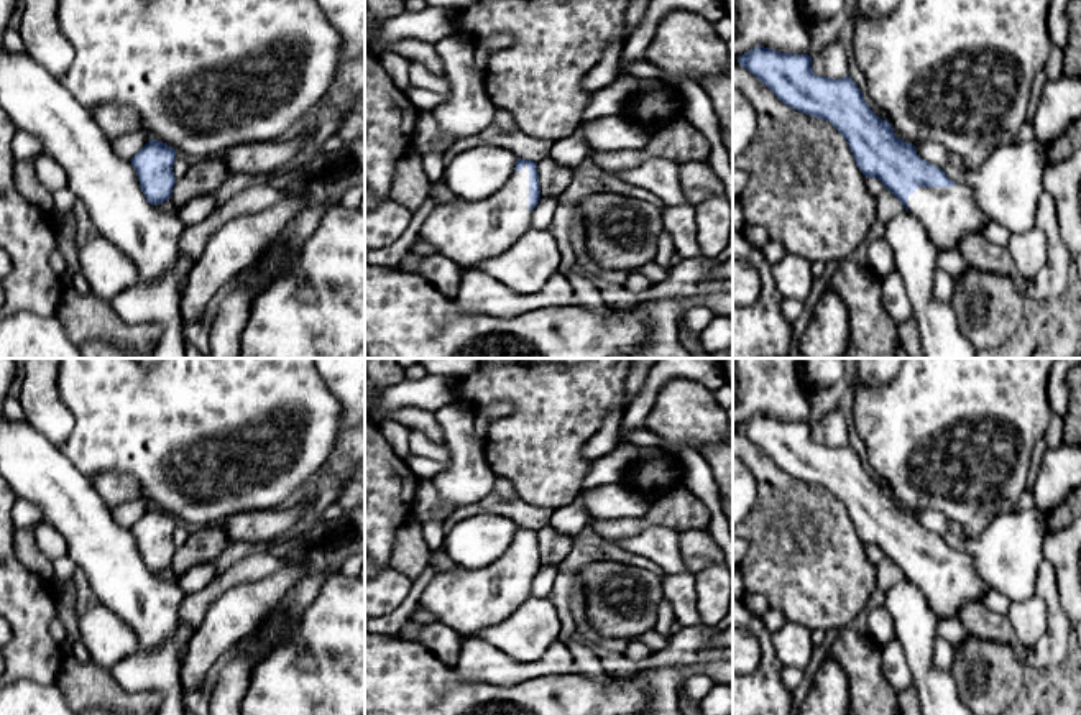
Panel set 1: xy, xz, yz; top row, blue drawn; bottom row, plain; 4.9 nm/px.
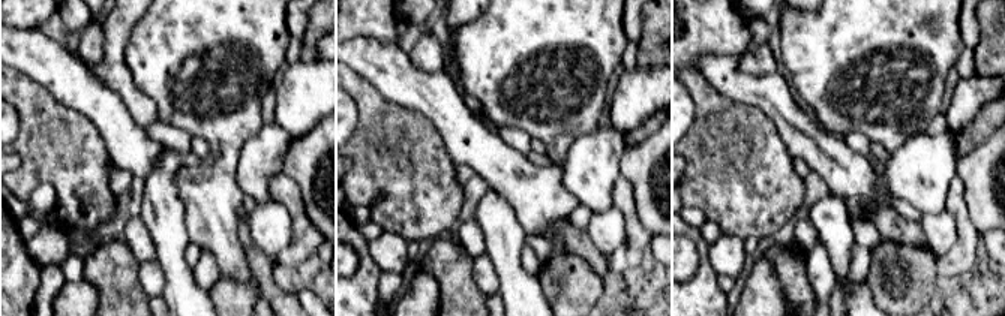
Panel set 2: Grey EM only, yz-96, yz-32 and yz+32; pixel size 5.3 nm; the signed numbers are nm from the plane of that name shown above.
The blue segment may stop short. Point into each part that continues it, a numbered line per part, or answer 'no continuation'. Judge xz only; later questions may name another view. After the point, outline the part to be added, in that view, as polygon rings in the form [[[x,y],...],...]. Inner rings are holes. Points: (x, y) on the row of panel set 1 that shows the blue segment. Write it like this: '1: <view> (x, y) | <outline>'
1: xz (467, 232) | [[[529,168],[514,171],[508,182],[481,201],[453,197],[435,205],[419,230],[419,238],[463,270],[508,251],[529,228]]]

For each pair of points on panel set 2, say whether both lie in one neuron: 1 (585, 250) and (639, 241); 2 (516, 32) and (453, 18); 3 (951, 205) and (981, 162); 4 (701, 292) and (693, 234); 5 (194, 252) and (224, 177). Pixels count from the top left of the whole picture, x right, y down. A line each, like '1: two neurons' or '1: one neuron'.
1: two neurons
2: two neurons
3: two neurons
4: one neuron
5: two neurons

